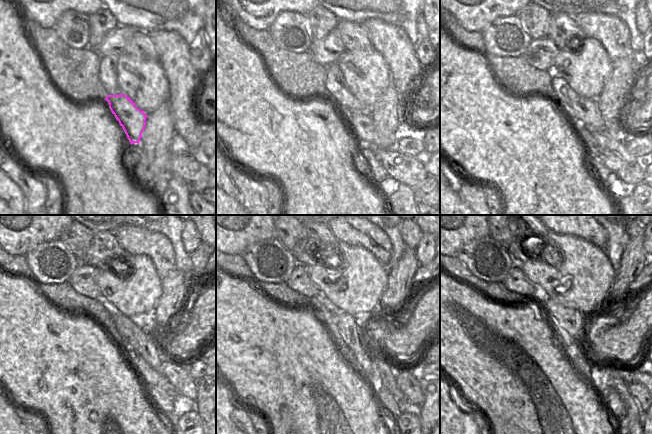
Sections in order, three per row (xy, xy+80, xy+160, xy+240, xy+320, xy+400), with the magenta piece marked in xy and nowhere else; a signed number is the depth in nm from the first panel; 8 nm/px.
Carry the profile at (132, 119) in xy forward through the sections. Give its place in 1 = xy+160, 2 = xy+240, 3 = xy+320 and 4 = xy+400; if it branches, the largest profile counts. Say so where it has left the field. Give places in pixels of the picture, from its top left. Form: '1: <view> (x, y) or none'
1: xy+160 (612, 139)
2: xy+240 (177, 373)
3: xy+320 (407, 383)
4: xy+400 (638, 392)

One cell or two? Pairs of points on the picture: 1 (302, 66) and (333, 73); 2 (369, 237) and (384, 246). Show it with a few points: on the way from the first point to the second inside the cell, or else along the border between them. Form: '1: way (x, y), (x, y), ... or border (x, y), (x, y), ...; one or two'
1: border (326, 67), (325, 89), (327, 96); two
2: way (373, 239), (380, 244); one

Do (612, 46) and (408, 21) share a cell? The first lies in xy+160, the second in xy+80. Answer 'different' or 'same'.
different

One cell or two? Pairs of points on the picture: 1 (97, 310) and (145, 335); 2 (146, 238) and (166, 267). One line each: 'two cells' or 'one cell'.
1: two cells
2: one cell

